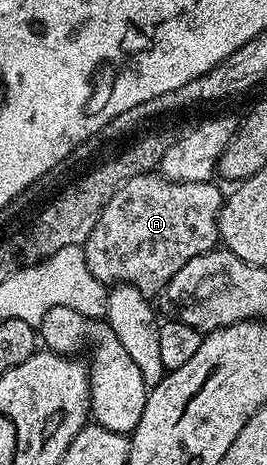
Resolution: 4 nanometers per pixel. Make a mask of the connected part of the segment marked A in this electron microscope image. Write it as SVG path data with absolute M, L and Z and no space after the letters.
M154 172L124 182L86 239L84 249L92 276L107 286L131 284L143 294L161 293L184 262L192 262L219 243L218 215L224 192L215 184L172 181Z

